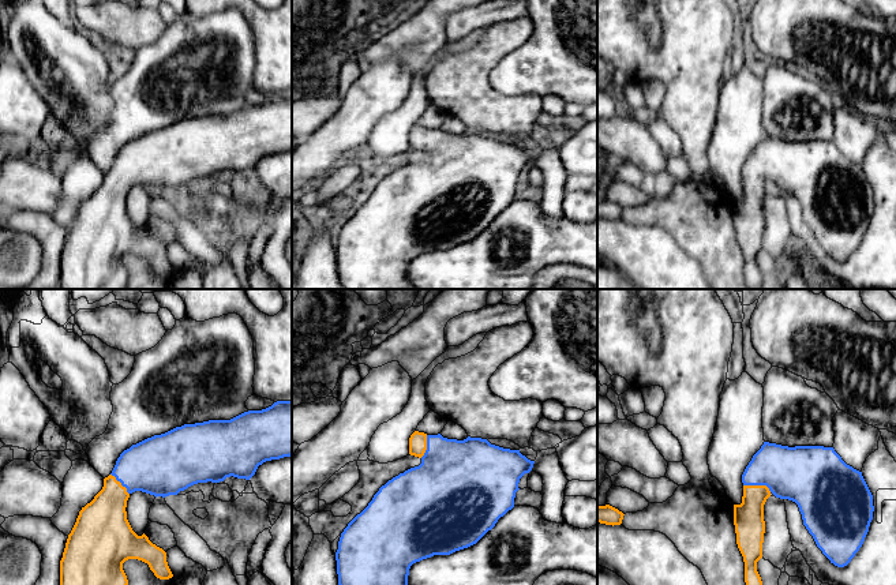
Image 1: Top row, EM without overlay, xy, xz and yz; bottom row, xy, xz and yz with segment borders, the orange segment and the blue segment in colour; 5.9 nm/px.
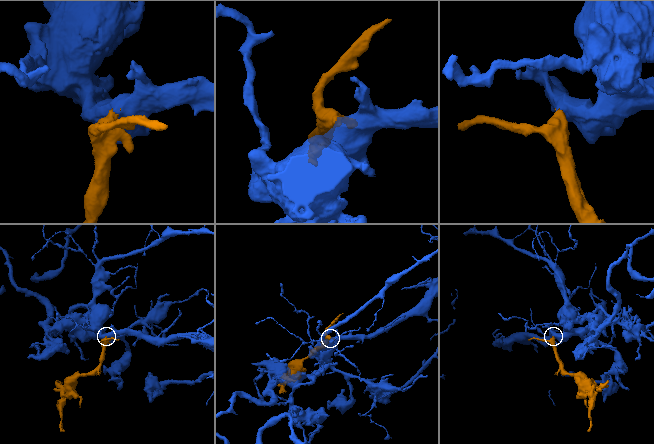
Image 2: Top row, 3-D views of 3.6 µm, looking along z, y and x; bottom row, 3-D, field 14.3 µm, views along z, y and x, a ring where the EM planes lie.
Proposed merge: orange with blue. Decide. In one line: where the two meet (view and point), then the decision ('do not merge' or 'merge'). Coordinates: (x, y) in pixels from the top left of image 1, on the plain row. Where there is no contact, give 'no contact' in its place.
yz (757, 180) | merge

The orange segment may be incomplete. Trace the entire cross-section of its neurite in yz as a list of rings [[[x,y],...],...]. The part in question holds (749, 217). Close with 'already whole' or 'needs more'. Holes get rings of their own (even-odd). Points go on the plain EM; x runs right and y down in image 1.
[[[764,136],[746,161],[742,177],[743,191],[741,199],[734,199],[734,220],[736,239],[745,256],[746,284],[750,289],[760,289],[762,284],[757,256],[762,252],[764,199],[772,188],[798,199],[803,220],[835,260],[847,260],[862,241],[873,214],[873,190],[862,166],[847,160],[833,142],[788,142]]] | needs more

